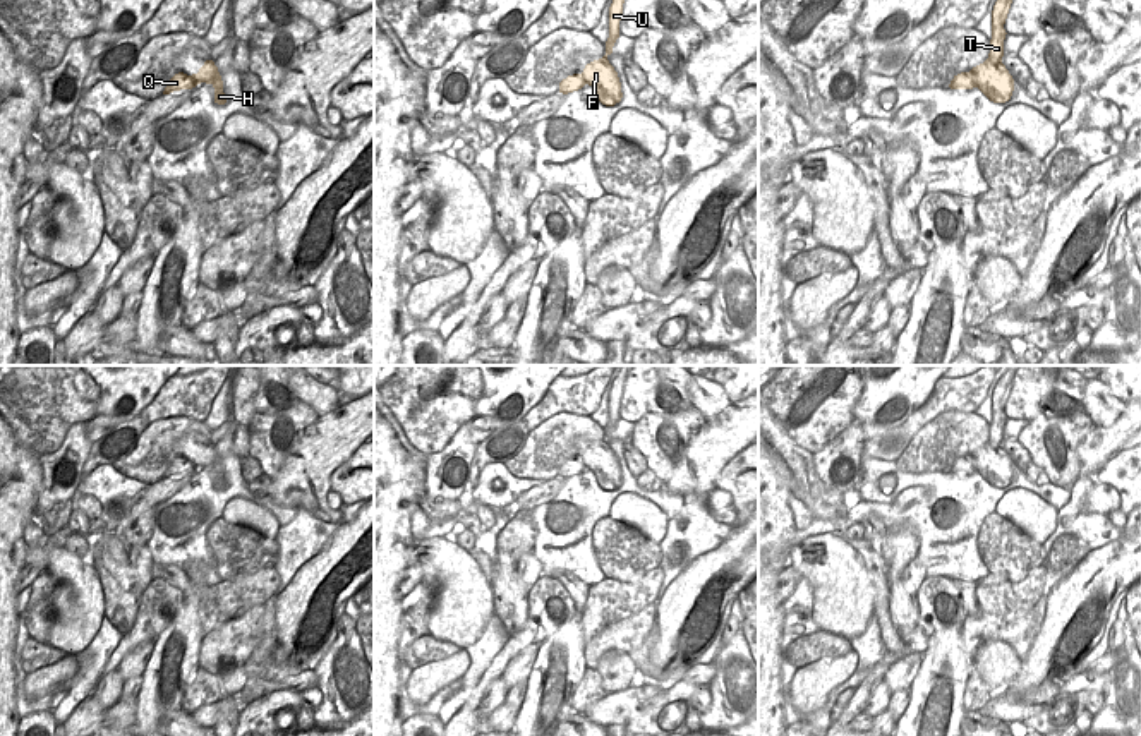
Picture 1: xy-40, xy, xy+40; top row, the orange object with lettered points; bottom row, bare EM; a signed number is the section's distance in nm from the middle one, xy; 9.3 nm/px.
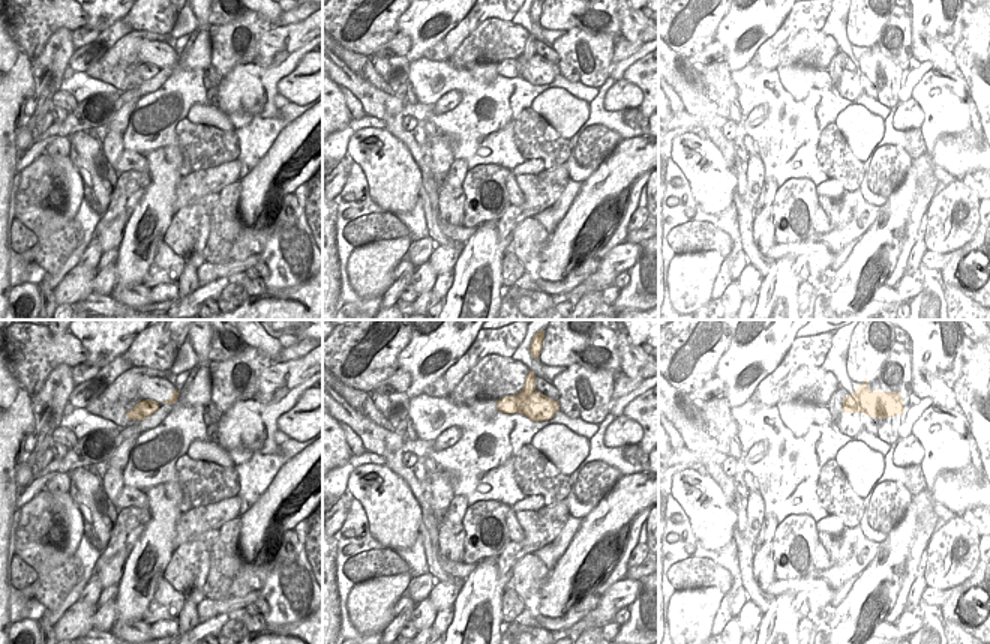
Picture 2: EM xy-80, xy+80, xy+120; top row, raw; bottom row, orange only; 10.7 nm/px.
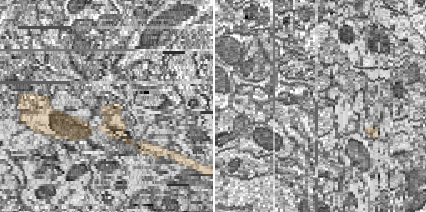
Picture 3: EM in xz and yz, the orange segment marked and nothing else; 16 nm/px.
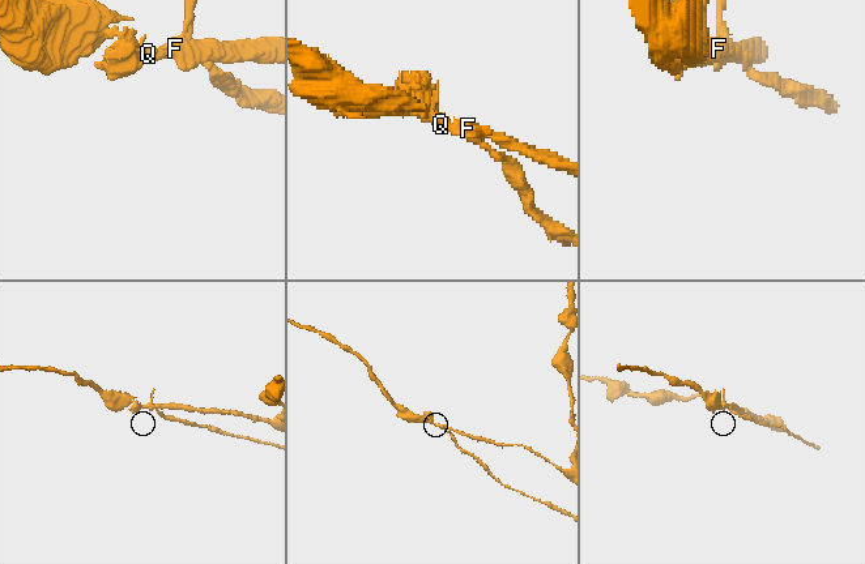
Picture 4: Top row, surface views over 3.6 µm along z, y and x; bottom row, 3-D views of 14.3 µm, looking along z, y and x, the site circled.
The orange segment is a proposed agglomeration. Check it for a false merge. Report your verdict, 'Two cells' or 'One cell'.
Two cells

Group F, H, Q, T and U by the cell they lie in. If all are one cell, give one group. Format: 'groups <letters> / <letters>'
groups F H T U / Q

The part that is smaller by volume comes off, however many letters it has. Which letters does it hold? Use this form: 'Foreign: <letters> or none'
Foreign: Q

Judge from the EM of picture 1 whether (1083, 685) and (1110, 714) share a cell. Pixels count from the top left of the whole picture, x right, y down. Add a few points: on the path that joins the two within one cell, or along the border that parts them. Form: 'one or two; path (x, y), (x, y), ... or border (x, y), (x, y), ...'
two; border (1107, 673), (1100, 692)

